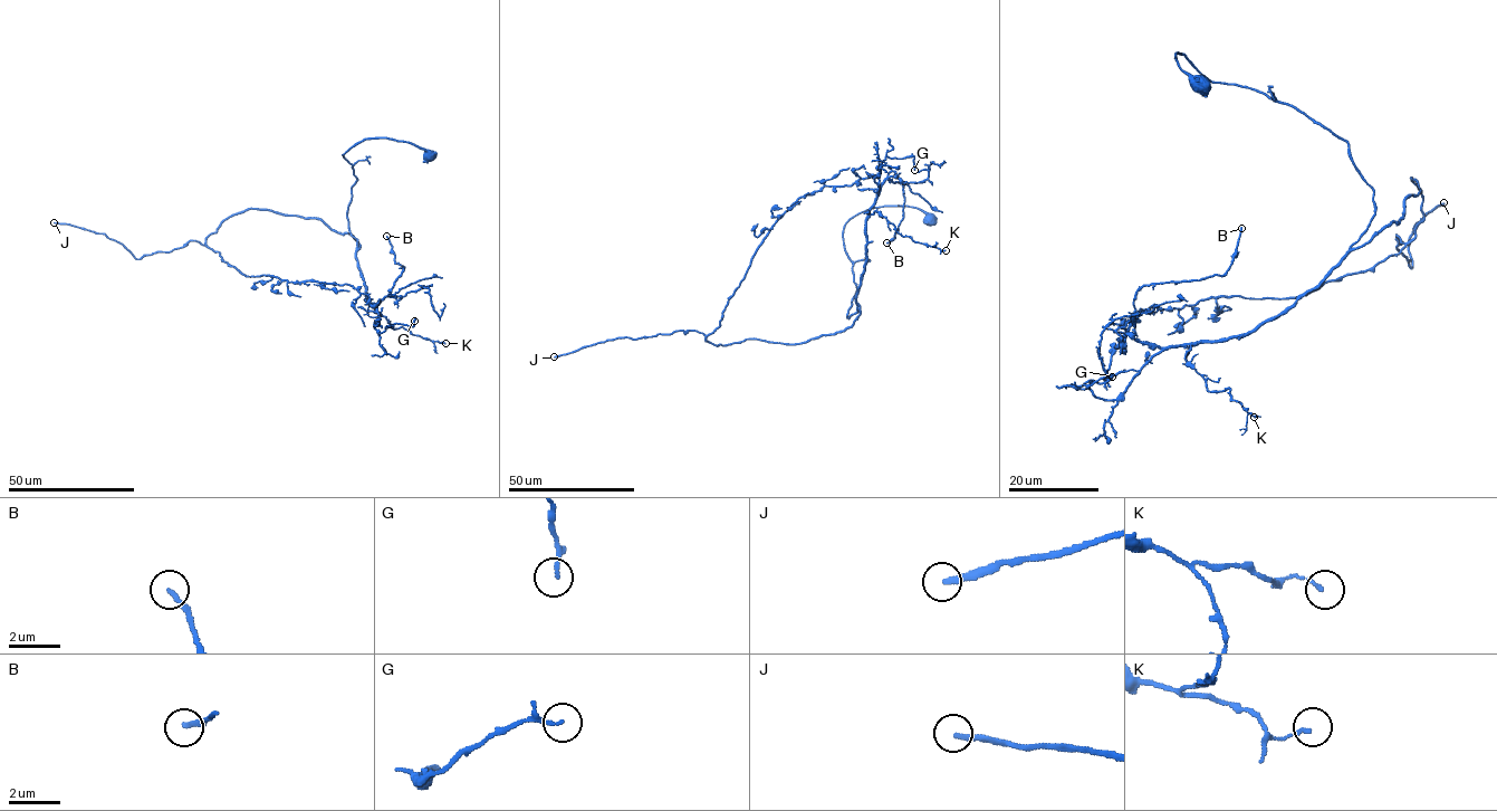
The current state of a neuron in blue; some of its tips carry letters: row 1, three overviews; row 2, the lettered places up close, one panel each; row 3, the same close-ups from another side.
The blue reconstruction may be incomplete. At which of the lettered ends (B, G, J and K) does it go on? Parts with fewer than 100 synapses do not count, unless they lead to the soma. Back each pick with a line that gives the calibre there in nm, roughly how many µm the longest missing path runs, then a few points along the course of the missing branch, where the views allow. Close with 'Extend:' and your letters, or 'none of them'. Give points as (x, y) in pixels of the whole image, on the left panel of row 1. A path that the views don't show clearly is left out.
J: calibre 200 nm; missing 200 µm
Extend: J

